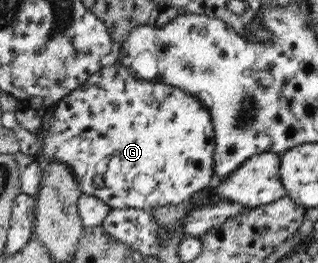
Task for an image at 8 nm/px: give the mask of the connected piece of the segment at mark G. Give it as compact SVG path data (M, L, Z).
M121 64L102 68L91 75L79 88L64 96L54 106L53 112L42 120L42 129L38 133L41 140L41 153L38 160L41 164L61 163L71 169L72 176L82 194L99 198L111 209L147 209L153 210L159 207L169 207L189 201L193 194L207 188L211 178L214 176L213 152L215 150L215 133L209 111L199 102L195 96L186 93L177 87L169 87L160 82L139 79L135 74L129 72Z

